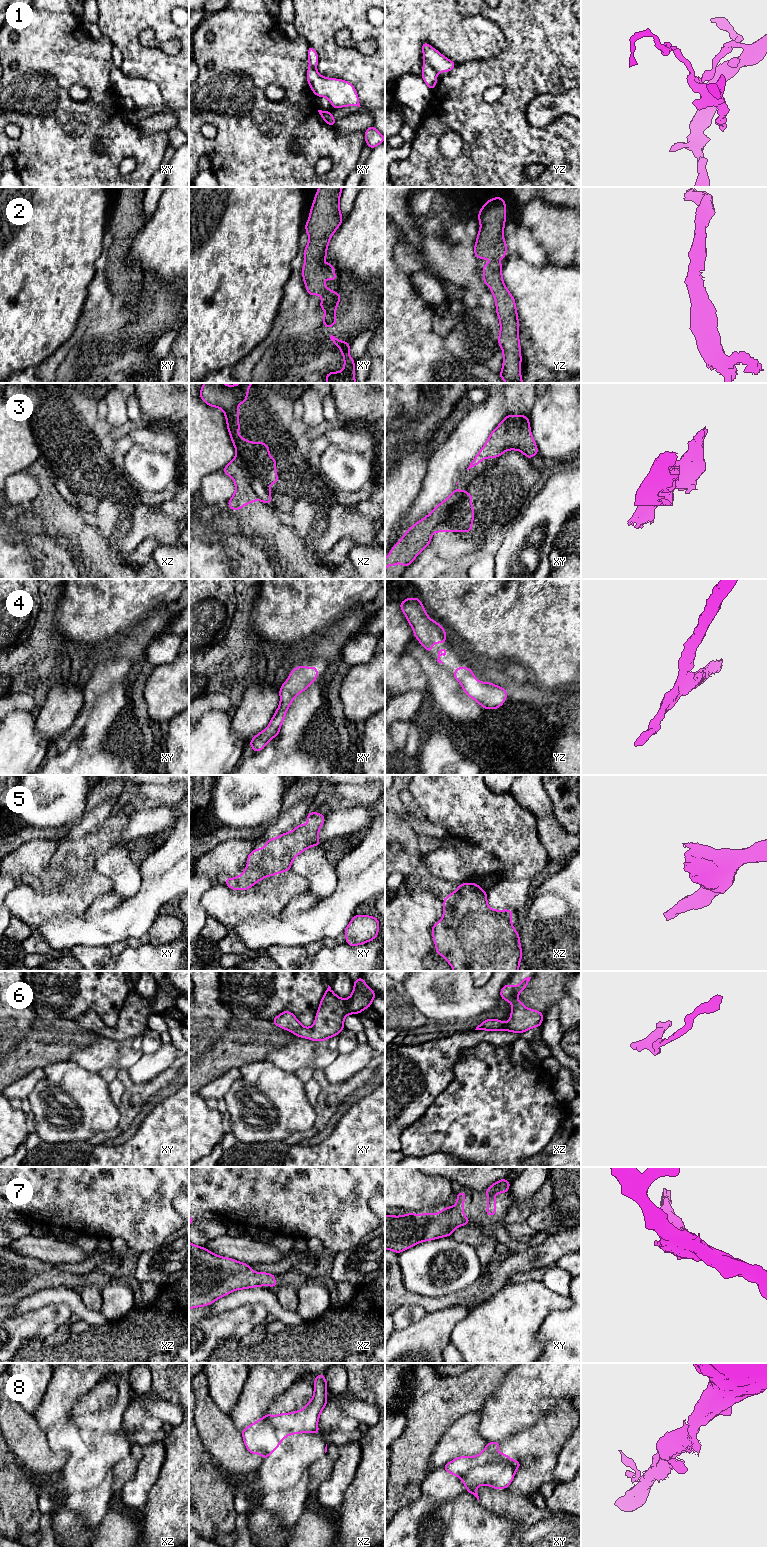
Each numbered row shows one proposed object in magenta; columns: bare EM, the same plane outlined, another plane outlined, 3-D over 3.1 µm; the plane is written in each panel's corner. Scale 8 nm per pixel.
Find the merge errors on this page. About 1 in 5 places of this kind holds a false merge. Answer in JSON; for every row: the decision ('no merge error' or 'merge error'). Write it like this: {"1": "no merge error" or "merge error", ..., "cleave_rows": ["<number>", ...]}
{"1": "merge error", "2": "no merge error", "3": "no merge error", "4": "no merge error", "5": "no merge error", "6": "no merge error", "7": "no merge error", "8": "merge error", "cleave_rows": ["1", "8"]}

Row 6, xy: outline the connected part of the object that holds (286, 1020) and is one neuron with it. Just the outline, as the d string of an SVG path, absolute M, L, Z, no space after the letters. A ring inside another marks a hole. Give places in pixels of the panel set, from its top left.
M362 977L354 980L352 994L347 999L338 997L328 985L320 1002L312 1027L304 1027L294 1014L283 1011L272 1020L276 1026L286 1029L298 1037L312 1041L326 1041L337 1036L344 1029L344 1018L348 1014L359 1014L371 1007L372 1000L377 997Z

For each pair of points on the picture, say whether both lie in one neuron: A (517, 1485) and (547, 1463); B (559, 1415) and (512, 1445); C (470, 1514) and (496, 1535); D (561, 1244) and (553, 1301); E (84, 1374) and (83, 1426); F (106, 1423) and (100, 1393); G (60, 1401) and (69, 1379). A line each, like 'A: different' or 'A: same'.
A: same
B: same
C: same
D: different
E: different
F: different
G: same

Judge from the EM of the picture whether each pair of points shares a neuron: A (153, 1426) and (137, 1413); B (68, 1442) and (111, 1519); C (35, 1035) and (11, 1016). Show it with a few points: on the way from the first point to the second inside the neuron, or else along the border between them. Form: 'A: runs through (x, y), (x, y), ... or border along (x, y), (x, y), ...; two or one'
A: runs through (149, 1424), (141, 1417); one
B: border along (110, 1509), (99, 1525); two
C: border along (36, 1018), (30, 1031), (14, 1048); two

